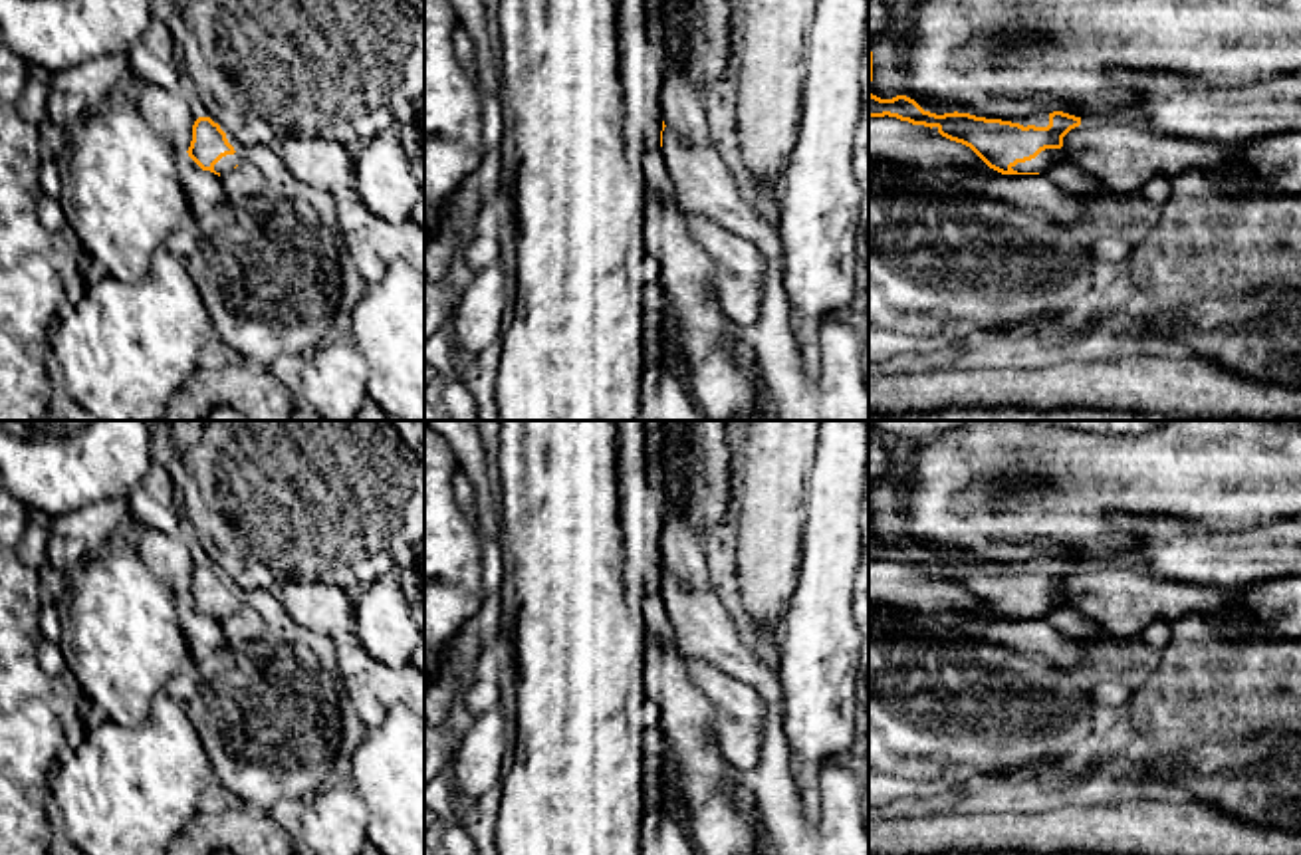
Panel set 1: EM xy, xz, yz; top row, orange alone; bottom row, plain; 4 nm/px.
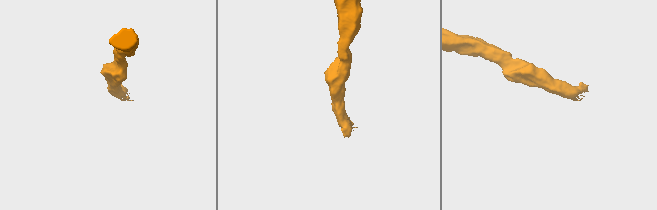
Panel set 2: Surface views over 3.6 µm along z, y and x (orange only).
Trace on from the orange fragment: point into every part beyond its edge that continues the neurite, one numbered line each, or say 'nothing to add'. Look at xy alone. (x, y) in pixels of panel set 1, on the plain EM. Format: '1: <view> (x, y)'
1: xy (229, 606)

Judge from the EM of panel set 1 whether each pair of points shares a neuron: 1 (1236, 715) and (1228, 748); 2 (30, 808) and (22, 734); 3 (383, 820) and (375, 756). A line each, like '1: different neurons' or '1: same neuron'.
1: different neurons
2: same neuron
3: same neuron

